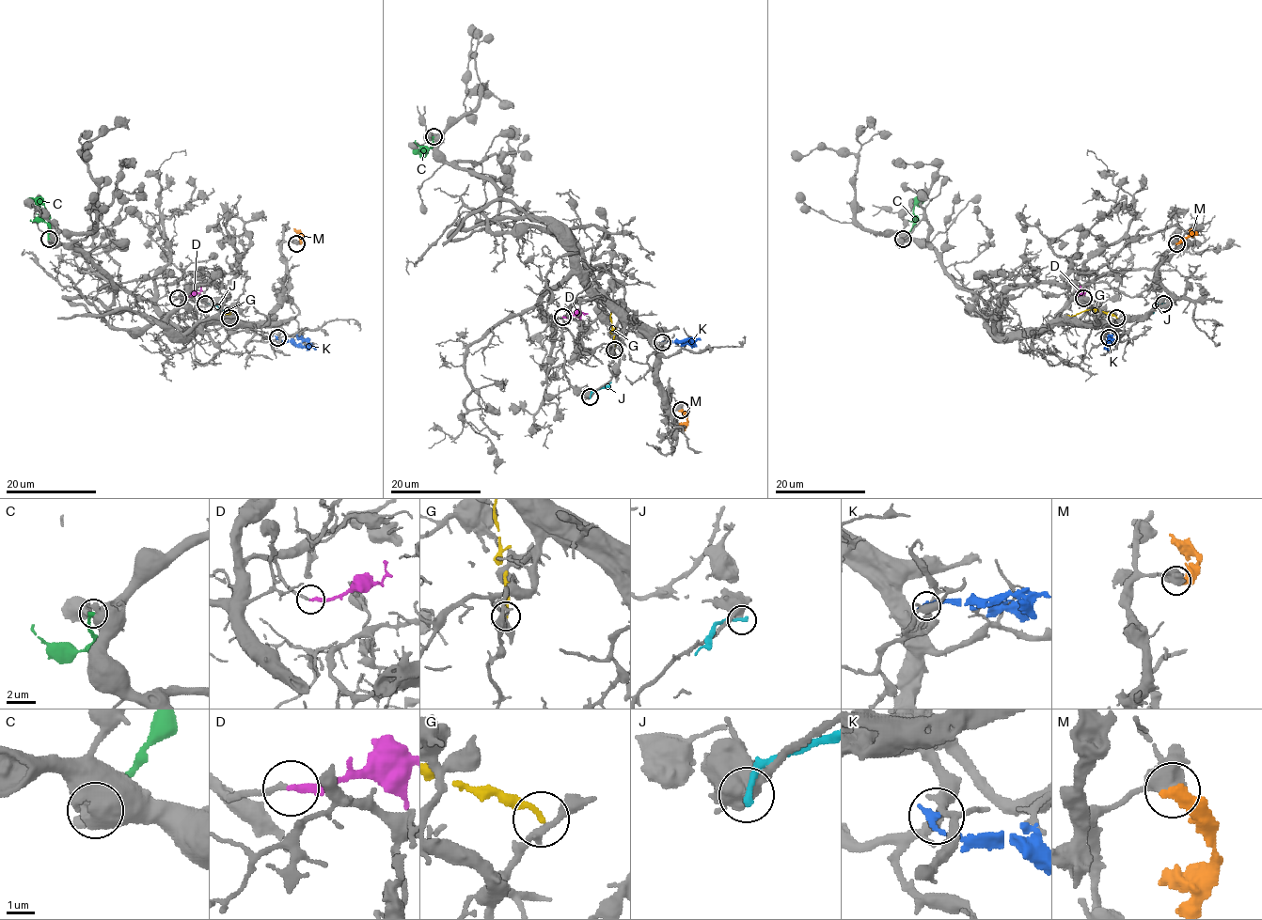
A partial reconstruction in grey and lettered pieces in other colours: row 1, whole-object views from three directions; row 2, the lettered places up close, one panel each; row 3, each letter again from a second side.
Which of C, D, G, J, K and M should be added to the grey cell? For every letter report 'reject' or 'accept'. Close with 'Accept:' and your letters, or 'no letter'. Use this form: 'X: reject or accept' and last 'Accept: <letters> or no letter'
C: reject
D: accept
G: reject
J: reject
K: reject
M: reject
Accept: D

